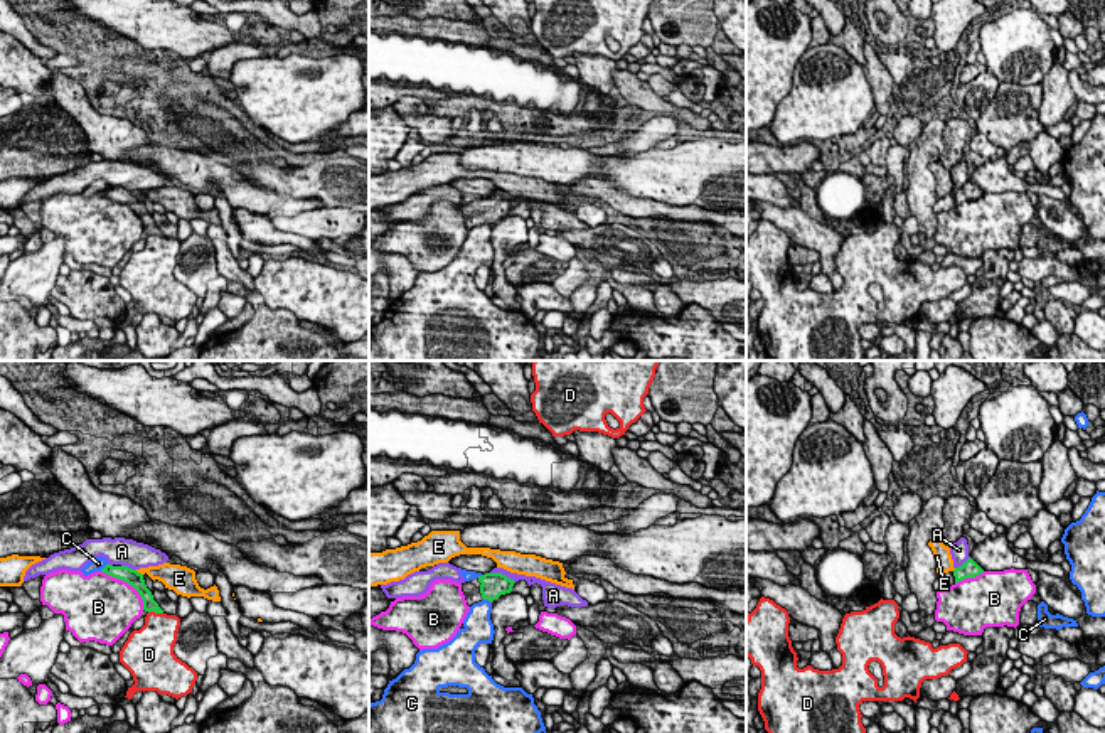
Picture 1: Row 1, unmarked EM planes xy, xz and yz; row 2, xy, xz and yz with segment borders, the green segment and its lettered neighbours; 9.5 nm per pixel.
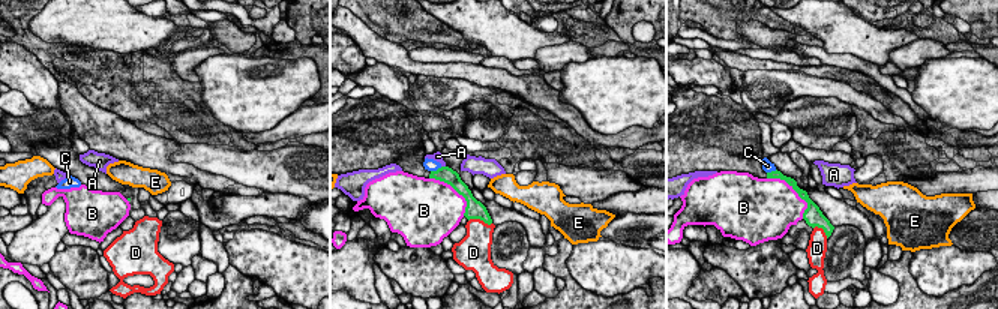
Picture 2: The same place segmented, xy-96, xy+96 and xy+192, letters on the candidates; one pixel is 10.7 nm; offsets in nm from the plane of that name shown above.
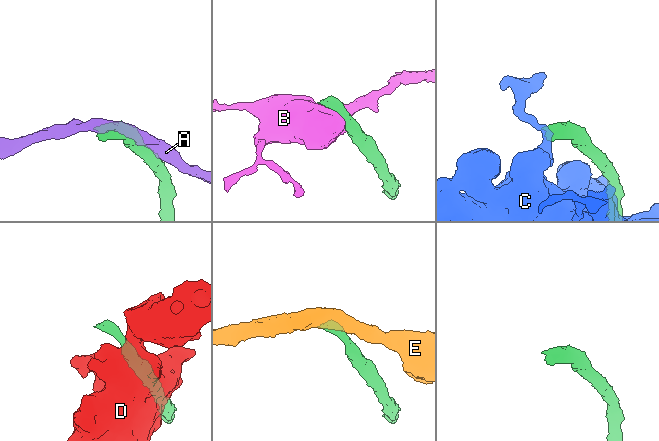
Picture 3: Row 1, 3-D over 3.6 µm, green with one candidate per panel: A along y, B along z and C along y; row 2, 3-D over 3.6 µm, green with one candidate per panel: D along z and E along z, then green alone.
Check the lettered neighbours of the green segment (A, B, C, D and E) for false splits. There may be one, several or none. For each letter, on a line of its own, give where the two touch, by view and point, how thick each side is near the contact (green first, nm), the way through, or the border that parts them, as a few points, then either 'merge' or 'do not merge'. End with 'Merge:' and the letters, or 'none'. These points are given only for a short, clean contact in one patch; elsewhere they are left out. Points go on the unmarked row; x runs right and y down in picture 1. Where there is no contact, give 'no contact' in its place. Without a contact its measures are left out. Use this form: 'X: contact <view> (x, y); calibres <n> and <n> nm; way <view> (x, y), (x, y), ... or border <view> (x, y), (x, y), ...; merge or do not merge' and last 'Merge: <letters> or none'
A: contact xz (501, 196); calibres 240 and 70 nm; border xz (491, 194), (501, 194), (514, 204); do not merge
B: contact xy (128, 206); calibres 160 and 500 nm; do not merge
C: contact xy (105, 189); calibres 140 and 130 nm; do not merge
D: contact xy (155, 235); calibres 130 and 360 nm; do not merge
E: contact xy (137, 194); calibres 160 and 160 nm; border xy (135, 192), (142, 197); do not merge
Merge: none

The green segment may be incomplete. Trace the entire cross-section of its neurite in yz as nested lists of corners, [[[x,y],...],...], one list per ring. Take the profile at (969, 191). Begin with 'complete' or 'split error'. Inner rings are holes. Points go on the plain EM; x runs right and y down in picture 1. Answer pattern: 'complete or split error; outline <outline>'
complete; outline [[[969,180],[962,189],[953,192],[955,206],[965,201],[975,201],[980,195],[984,195],[984,192],[972,180]]]

